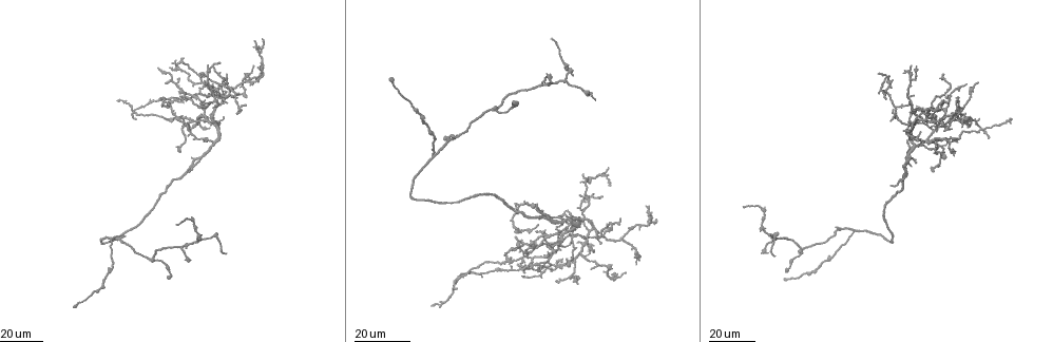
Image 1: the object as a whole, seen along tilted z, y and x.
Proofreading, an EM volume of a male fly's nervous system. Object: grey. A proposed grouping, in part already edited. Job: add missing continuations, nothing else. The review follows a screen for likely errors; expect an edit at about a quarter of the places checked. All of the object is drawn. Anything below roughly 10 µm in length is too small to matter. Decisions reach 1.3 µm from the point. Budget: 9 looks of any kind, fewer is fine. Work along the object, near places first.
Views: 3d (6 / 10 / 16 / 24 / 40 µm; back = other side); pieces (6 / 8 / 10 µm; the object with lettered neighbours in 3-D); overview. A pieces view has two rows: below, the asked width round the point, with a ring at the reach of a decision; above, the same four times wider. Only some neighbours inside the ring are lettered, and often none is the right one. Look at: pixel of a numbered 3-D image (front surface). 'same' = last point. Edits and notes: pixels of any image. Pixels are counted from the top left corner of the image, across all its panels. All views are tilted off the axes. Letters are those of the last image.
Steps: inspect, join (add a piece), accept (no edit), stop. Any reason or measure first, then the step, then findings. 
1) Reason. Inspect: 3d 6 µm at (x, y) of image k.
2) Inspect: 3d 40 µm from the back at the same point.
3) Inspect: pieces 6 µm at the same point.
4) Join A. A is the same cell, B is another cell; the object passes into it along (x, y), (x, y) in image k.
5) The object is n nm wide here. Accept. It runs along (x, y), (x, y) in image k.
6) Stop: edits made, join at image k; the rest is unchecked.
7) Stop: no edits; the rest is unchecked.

An open end. Inspect: 3d 24 µm at (557, 280) of image 1.

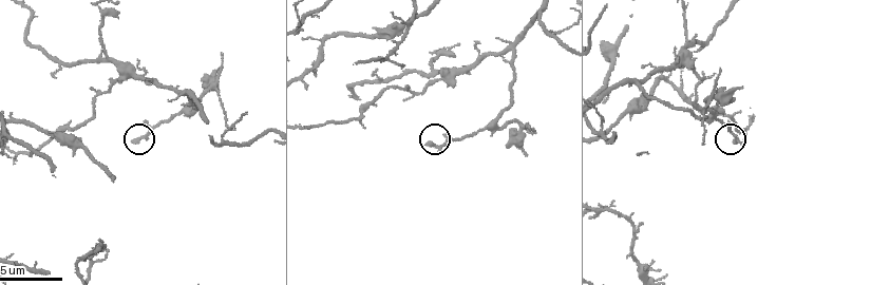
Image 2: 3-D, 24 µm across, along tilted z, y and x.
Inspect: pieces 6 µm at (427, 142) of image 2.

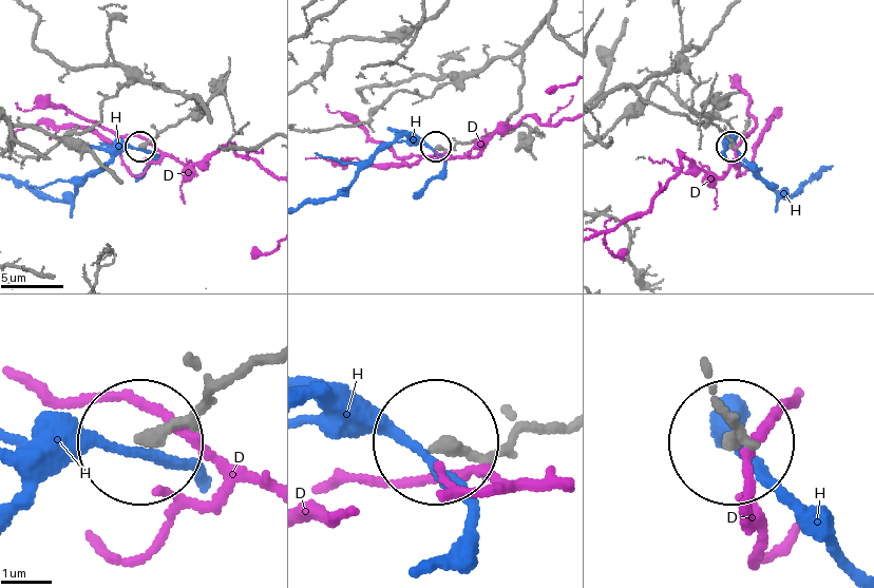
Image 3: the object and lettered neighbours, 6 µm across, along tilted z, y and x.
The object is 250 nm wide here. Accept. D and H are other cells; it runs along (268, 354), (141, 441) in image 3; no lettered piece goes on from it.

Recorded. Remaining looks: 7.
An open end. Inspect: 3d 24 µm at (836, 228) of image 1.

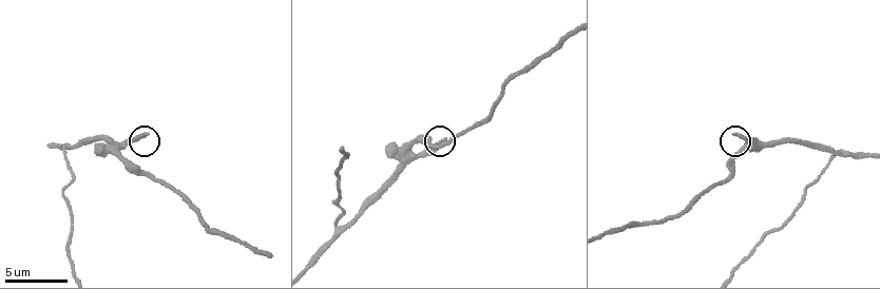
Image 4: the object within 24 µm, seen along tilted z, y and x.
Inspect: pieces 6 µm at (733, 134) of image 4.

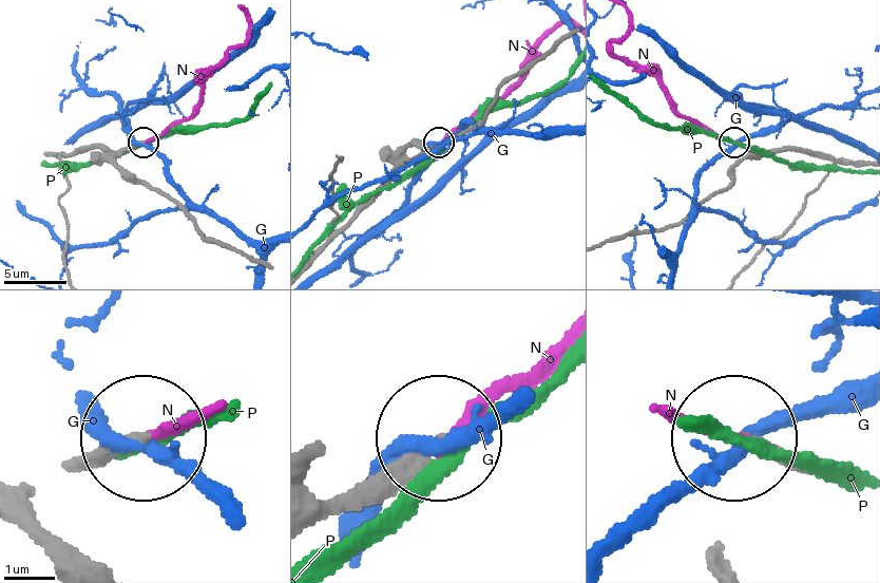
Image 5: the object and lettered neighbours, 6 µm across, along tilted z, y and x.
Join N. N is the same cell, G and P are other cells; the object passes into it along (112, 459), (204, 414) in image 5; the neuron continues.

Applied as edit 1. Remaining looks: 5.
An open end. Inspect: 3d 24 µm at (535, 204) of image 1.

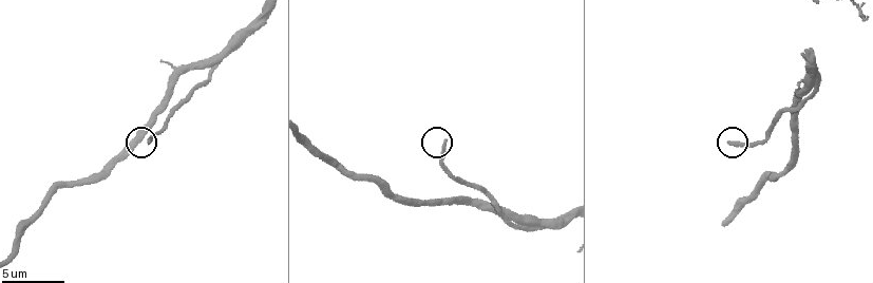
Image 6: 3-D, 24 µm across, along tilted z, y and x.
Inspect: pieces 6 µm at (445, 143) of image 6.

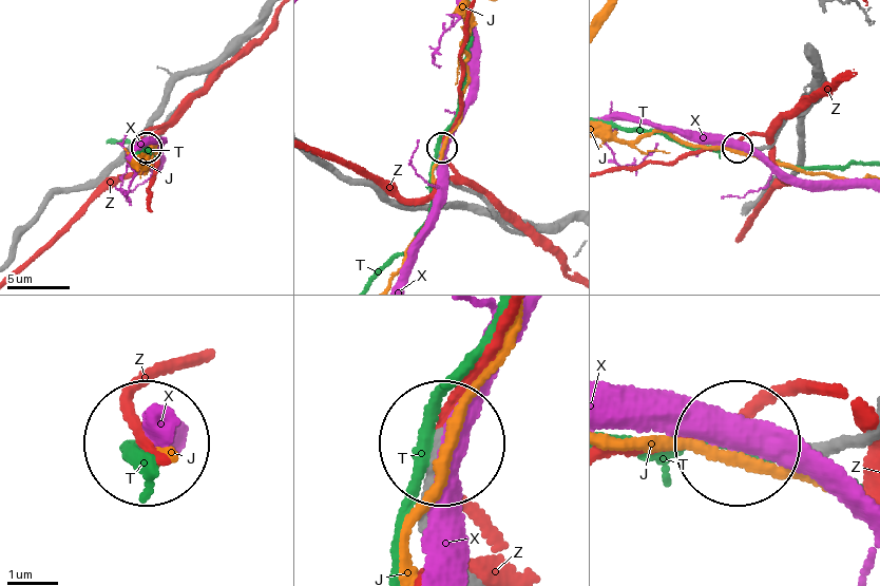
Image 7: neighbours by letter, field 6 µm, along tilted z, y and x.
Accept. J, T, X and Z are other cells; it runs along (859, 436), (745, 446) in image 7; none of them fits.

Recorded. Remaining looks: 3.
Free end. Inspect: 3d 24 µm at (954, 139) of image 1.

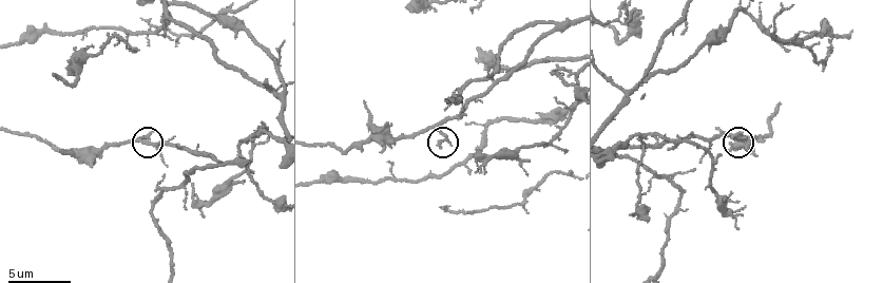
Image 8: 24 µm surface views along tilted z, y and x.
Inspect: pieces 10 µm at (745, 138) of image 8.

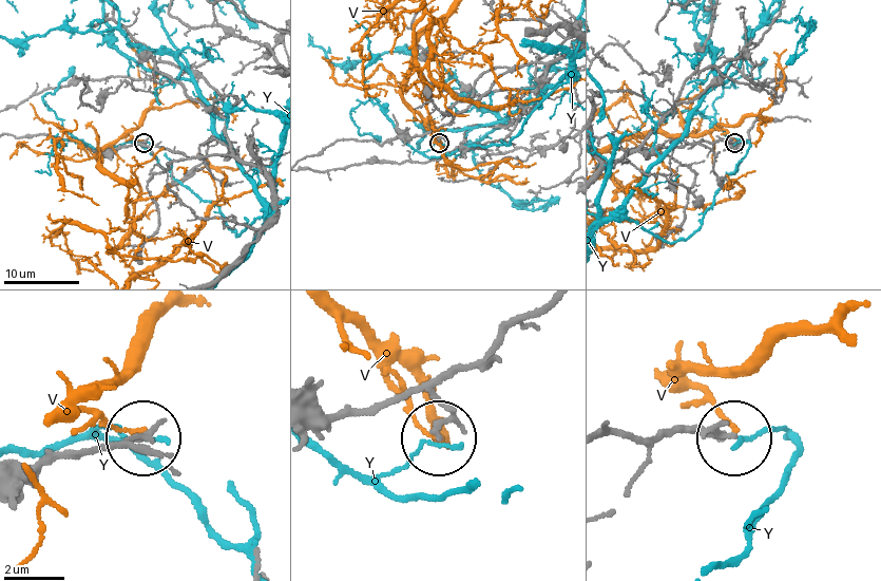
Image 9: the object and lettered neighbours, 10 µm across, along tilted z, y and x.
Accept. V and Y are other cells; no lettered piece goes on from it.

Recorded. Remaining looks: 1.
Stop: edits made, join at image 5; the rest is unchecked.

